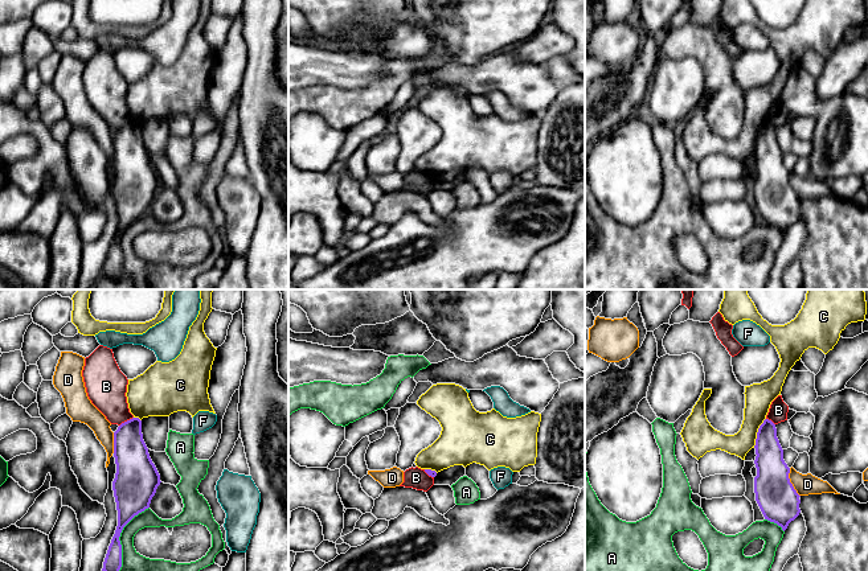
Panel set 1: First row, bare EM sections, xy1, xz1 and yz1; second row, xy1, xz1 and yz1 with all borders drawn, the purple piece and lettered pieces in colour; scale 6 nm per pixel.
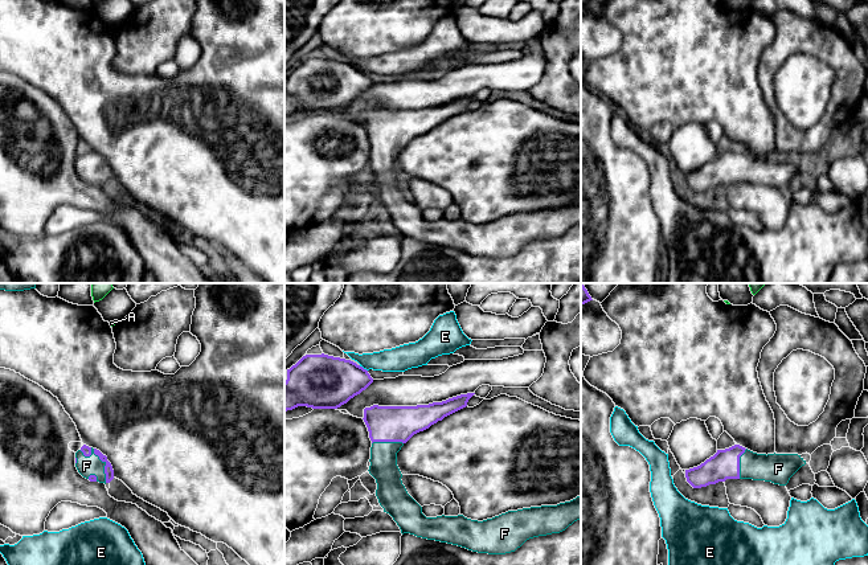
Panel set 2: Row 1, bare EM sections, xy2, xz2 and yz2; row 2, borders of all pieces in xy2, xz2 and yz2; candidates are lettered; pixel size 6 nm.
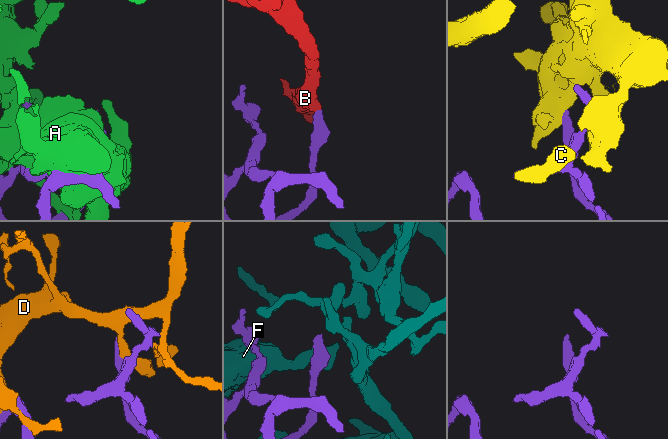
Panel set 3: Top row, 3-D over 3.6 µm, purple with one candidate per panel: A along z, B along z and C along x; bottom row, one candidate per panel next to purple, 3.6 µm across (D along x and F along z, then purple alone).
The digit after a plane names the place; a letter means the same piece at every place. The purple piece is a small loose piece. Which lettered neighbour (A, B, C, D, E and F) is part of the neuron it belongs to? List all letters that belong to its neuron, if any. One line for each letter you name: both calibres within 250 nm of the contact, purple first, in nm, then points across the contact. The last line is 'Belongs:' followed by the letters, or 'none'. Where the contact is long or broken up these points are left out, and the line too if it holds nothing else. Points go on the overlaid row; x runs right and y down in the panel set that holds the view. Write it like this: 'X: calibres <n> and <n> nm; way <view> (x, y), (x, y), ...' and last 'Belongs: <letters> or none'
F: calibres 60 and 120 nm; way xy2 (109, 471), (102, 461), (86, 466)
Belongs: F

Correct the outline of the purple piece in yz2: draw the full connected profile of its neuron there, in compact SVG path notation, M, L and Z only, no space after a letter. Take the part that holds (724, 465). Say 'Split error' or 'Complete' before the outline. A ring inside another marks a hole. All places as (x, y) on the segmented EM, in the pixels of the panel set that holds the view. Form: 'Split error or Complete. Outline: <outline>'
Split error. Outline: M734 445L725 450L717 450L700 466L685 470L685 478L693 488L726 479L753 479L786 486L804 464L806 460L798 454L757 454Z

